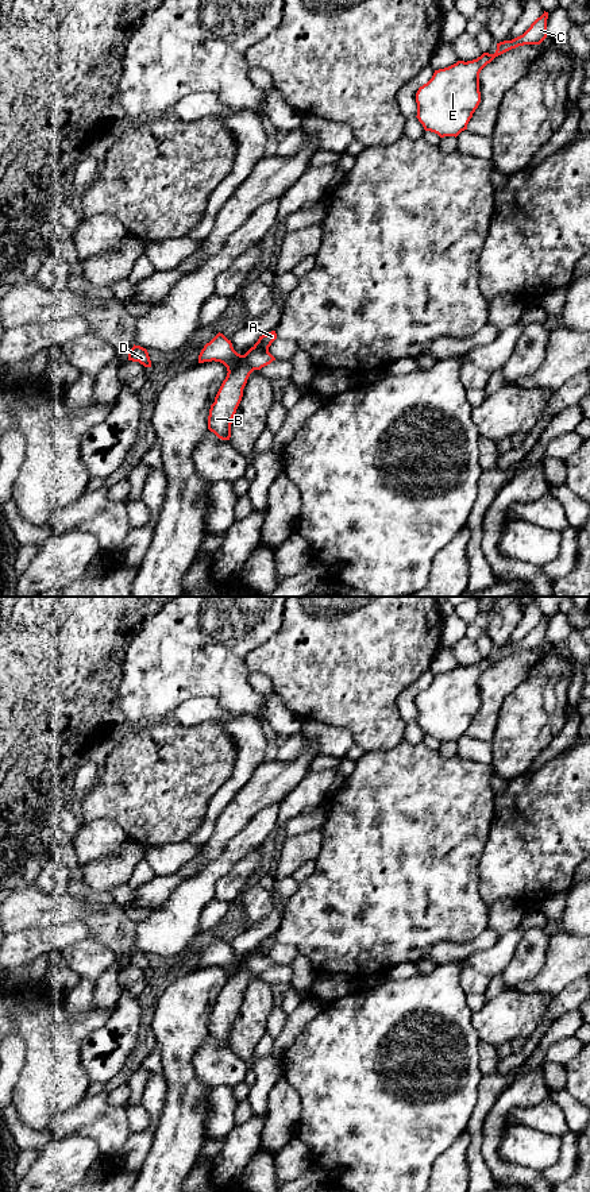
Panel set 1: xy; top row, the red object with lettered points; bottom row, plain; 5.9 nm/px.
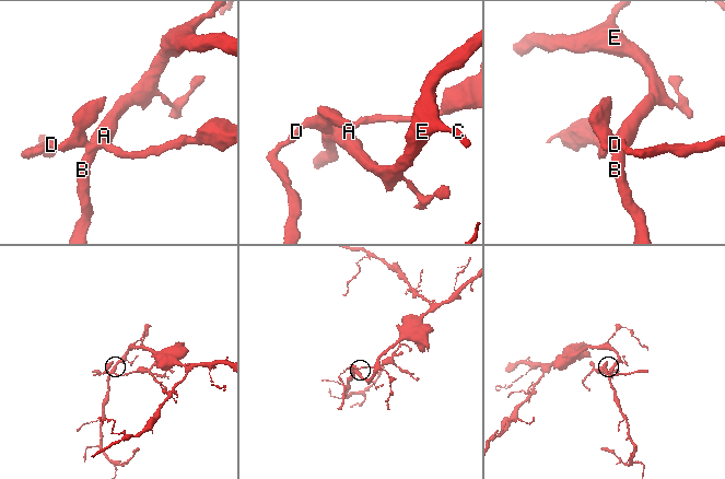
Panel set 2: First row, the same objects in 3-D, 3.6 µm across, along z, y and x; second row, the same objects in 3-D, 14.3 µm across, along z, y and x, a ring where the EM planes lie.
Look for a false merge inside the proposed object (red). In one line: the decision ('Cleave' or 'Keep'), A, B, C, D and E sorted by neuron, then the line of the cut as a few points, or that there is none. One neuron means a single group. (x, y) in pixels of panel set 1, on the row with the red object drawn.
Cleave. Groups: A B C E / D. Split along xy (253, 370), (246, 365), (236, 365), (228, 371)

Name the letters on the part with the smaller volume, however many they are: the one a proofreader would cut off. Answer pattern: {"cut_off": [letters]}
{"cut_off": ["D"]}

